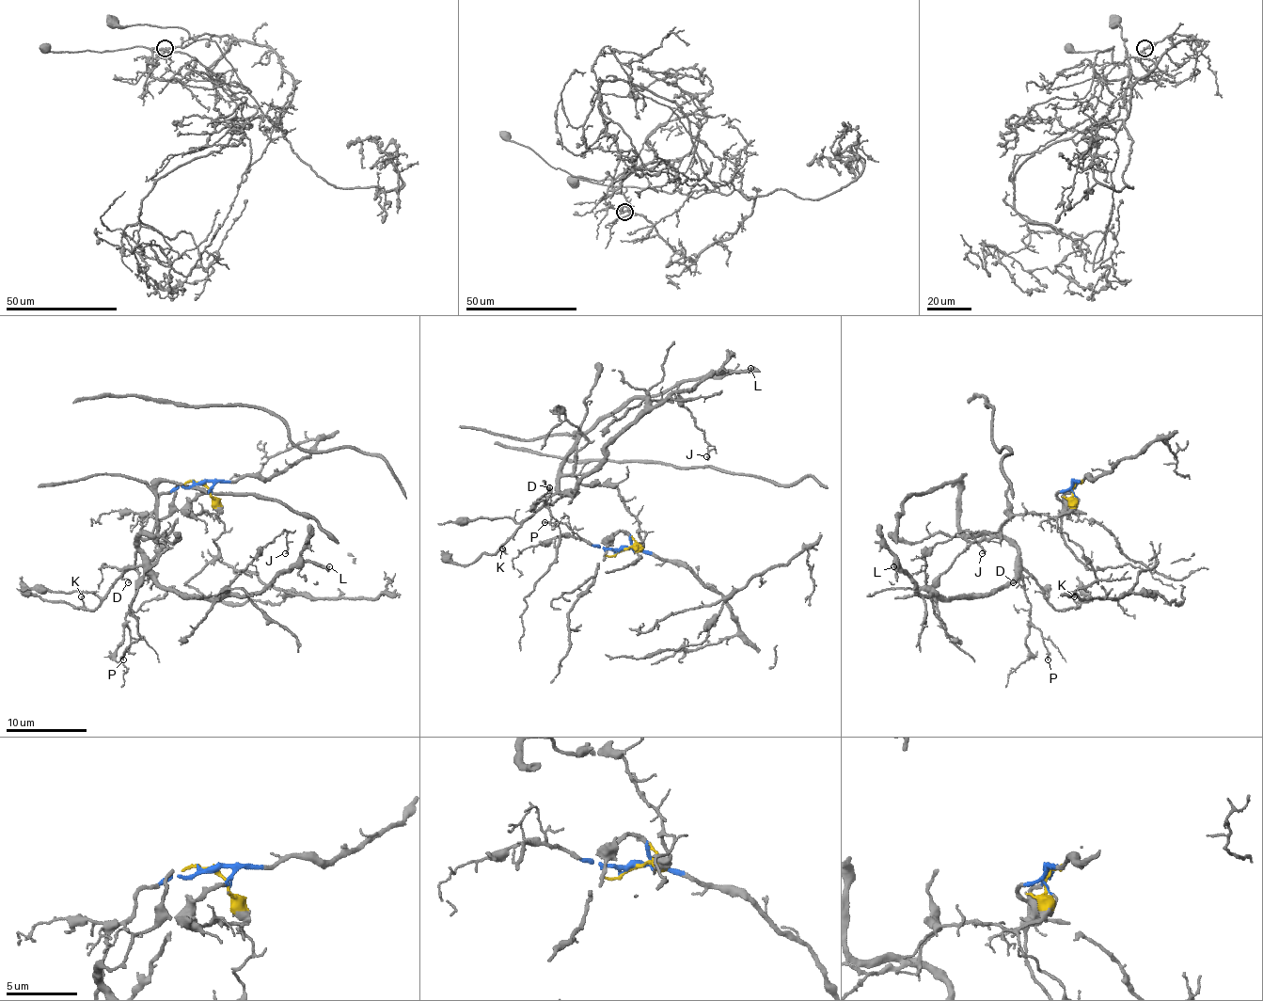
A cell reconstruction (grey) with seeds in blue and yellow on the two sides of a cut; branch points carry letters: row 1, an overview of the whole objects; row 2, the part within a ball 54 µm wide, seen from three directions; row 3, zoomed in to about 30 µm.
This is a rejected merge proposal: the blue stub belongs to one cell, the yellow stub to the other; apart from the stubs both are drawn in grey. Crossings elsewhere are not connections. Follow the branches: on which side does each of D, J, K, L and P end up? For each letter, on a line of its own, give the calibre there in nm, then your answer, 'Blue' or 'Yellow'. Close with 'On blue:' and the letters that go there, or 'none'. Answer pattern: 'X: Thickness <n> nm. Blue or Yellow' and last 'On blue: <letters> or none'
D: Thickness 120 nm. Yellow
J: Thickness 170 nm. Yellow
K: Thickness 140 nm. Yellow
L: Thickness 300 nm. Yellow
P: Thickness 100 nm. Yellow
On blue: none

